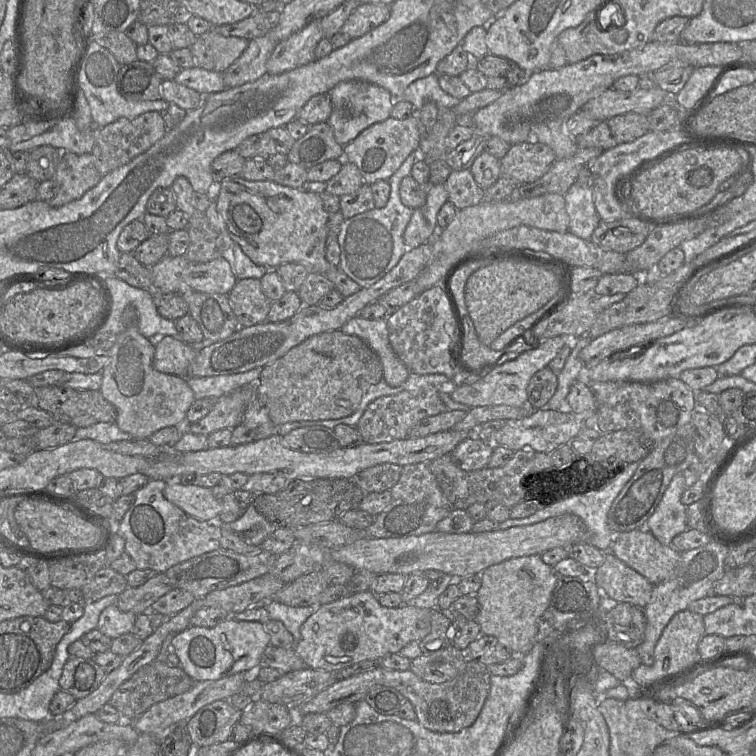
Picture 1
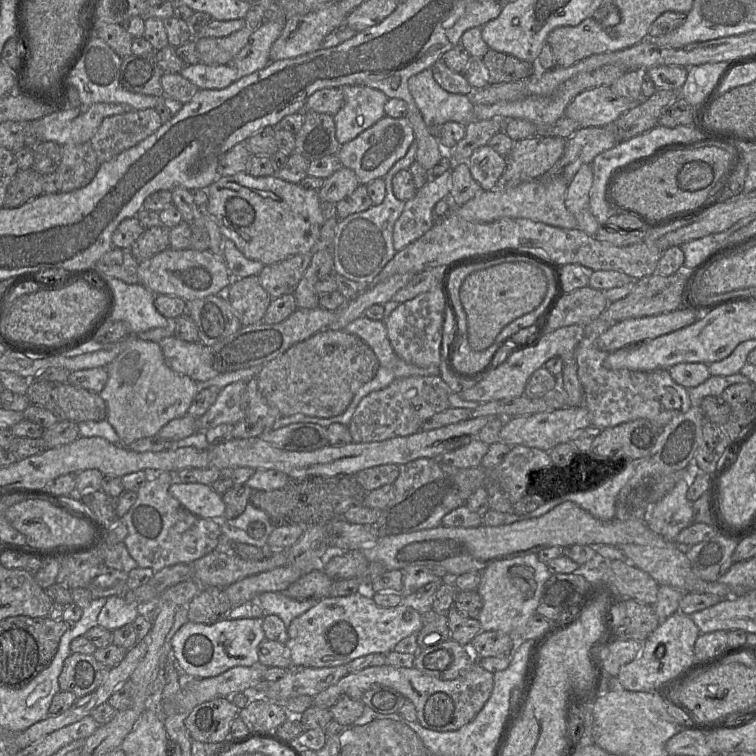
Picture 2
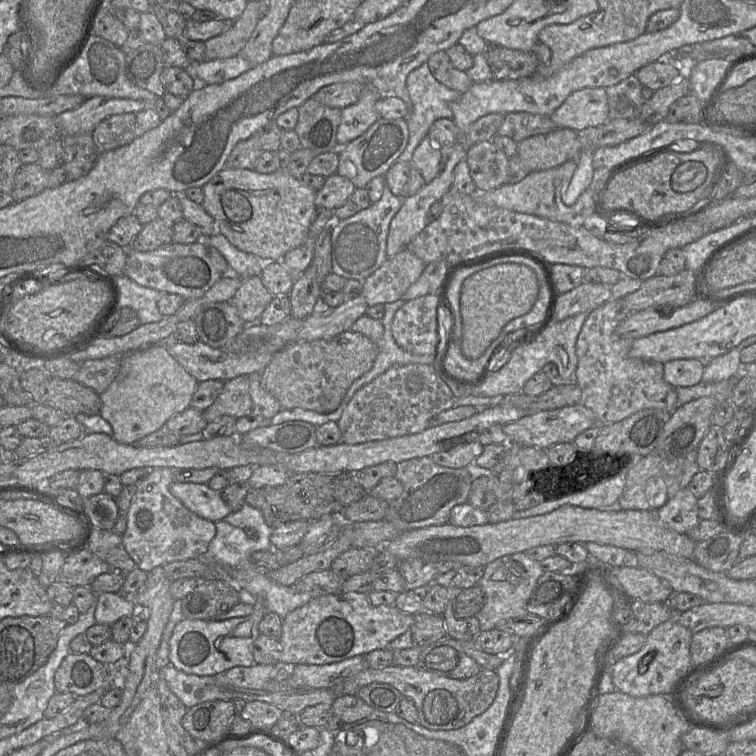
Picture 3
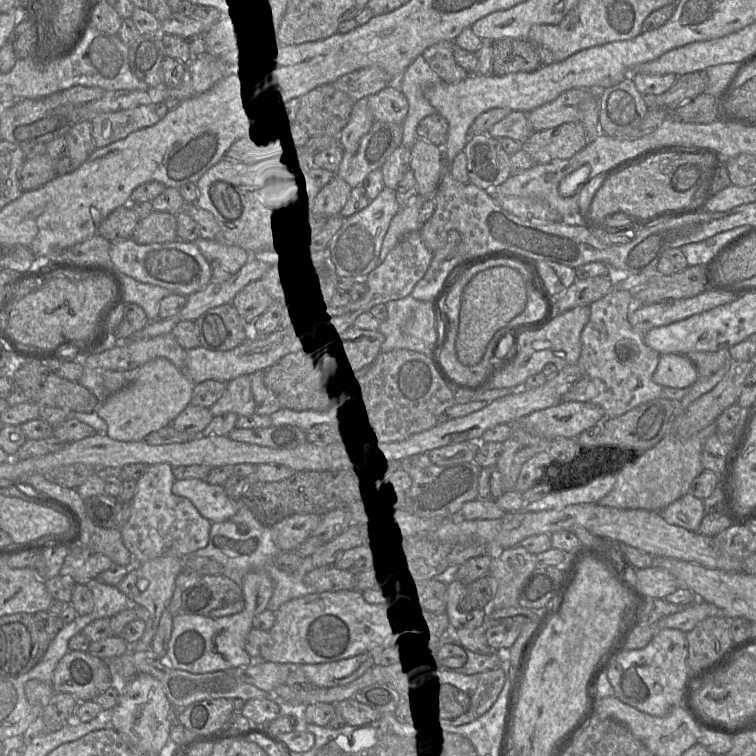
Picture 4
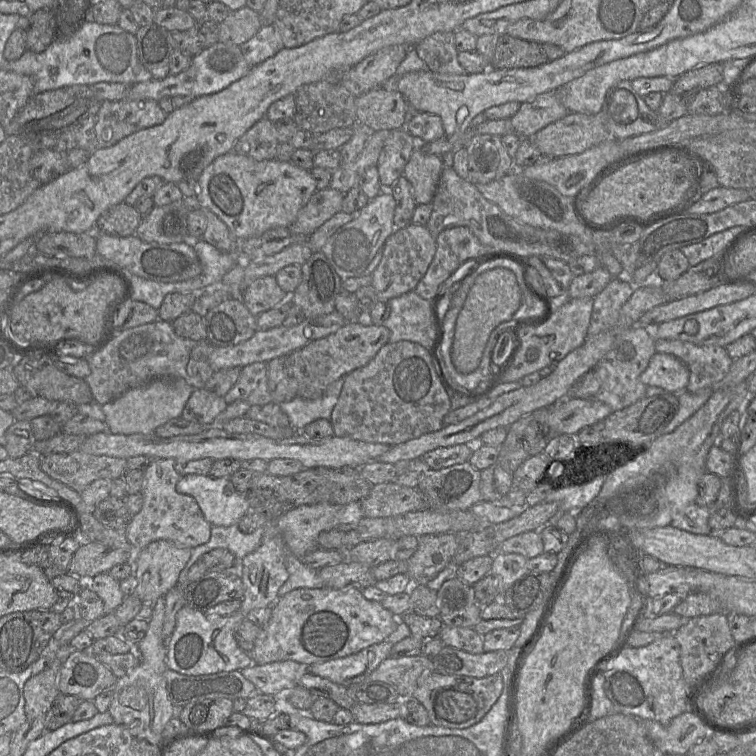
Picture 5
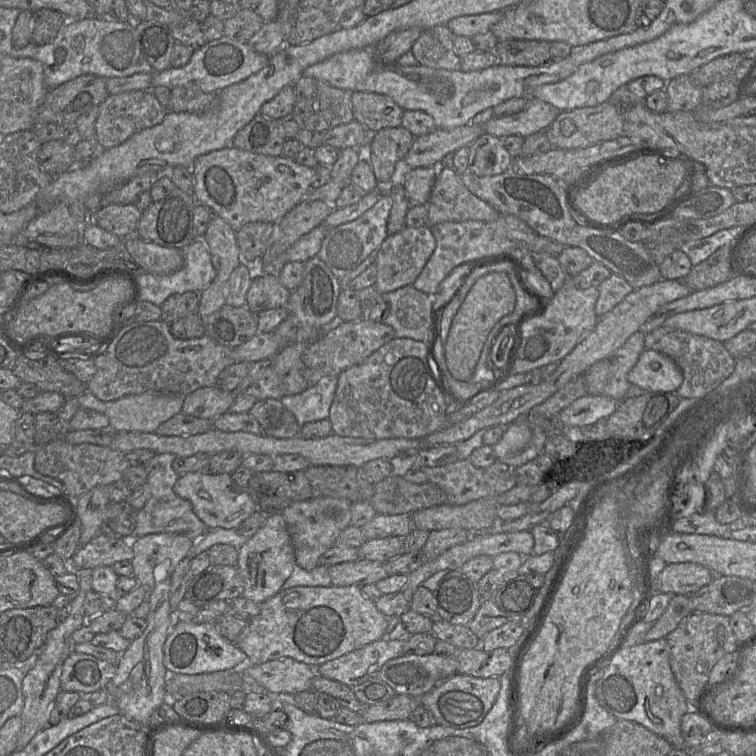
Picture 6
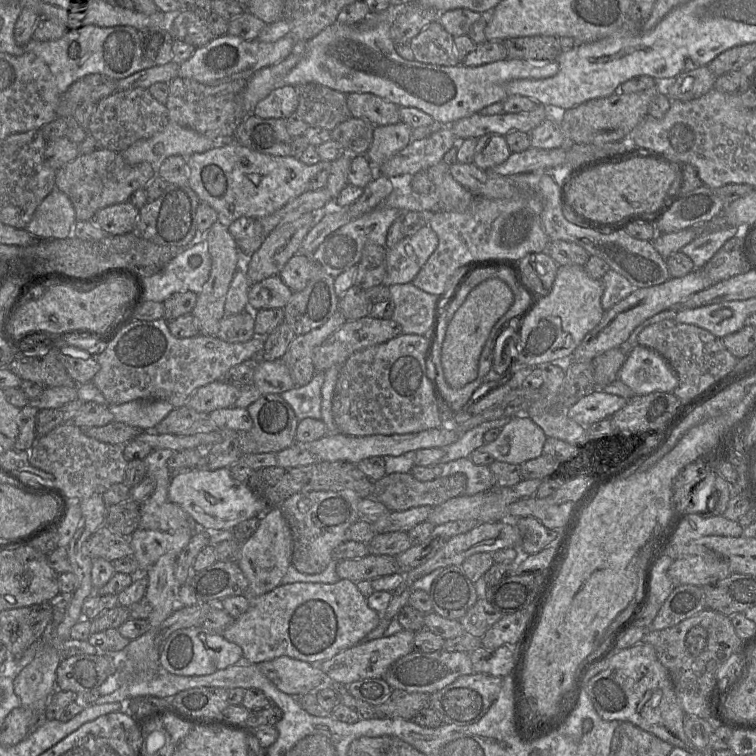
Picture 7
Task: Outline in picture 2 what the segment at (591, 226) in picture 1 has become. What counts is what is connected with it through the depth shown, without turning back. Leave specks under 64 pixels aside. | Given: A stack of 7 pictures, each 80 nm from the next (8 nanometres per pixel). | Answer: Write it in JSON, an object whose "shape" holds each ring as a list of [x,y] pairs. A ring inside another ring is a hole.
{"shape":[[[583,164],[569,183],[565,195],[565,206],[575,217],[577,229],[594,236],[599,223],[590,209],[589,191],[593,181],[591,164]]]}

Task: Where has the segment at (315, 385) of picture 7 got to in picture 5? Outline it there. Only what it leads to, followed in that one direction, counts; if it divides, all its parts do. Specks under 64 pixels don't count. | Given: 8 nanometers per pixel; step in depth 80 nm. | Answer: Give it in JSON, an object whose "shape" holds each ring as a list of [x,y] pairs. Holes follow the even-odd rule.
{"shape":[[[341,377],[328,387],[324,395],[320,398],[304,399],[296,396],[291,401],[280,403],[282,411],[289,418],[291,427],[301,432],[305,426],[315,420],[330,420],[343,384],[344,377]]]}

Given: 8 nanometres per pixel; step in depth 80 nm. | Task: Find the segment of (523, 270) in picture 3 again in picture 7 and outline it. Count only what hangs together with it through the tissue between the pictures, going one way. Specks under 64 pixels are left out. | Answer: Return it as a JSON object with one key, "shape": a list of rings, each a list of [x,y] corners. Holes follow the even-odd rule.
{"shape":[[[500,279],[479,284],[467,296],[448,324],[441,350],[441,363],[446,382],[454,389],[463,388],[478,377],[479,359],[496,322],[514,302],[511,288]]]}

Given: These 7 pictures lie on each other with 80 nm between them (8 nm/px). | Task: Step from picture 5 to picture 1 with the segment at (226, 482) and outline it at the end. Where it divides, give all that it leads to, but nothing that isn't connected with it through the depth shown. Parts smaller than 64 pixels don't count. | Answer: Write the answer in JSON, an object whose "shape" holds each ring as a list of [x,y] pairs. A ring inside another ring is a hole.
{"shape":[[[167,482],[164,497],[188,516],[204,522],[218,522],[222,500],[214,497],[210,488]]]}

